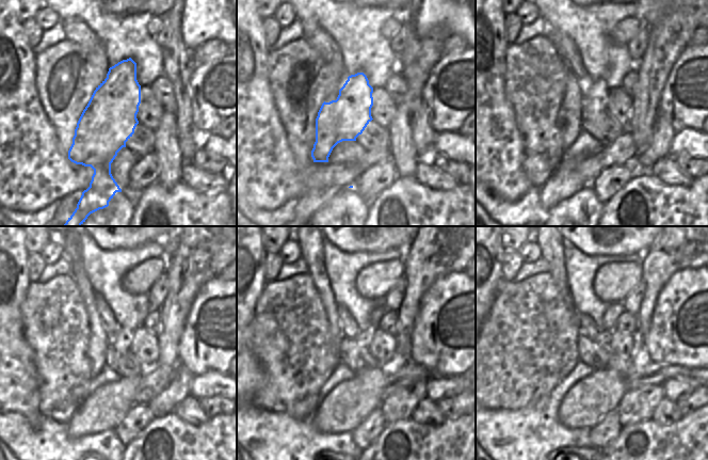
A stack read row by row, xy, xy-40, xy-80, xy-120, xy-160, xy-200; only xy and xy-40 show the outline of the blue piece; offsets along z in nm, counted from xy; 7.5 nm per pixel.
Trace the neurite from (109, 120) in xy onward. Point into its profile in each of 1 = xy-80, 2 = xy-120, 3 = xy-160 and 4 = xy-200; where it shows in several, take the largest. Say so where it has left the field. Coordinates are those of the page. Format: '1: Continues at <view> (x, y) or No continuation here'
1: Continues at xy-80 (595, 104)
2: Continues at xy-120 (123, 338)
3: Continues at xy-160 (365, 337)
4: Continues at xy-200 (604, 338).

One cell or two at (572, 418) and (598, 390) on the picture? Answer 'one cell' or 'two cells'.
one cell

